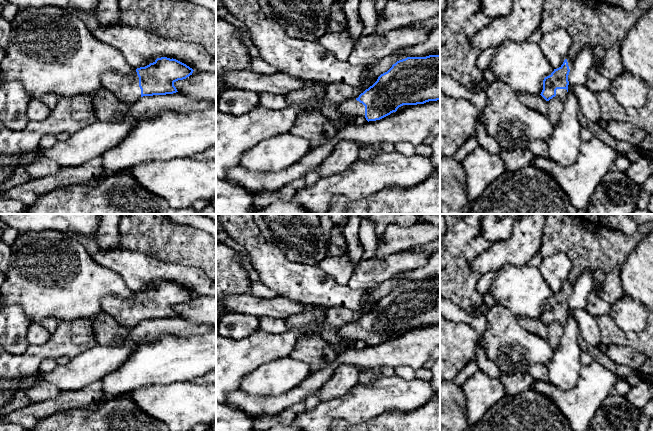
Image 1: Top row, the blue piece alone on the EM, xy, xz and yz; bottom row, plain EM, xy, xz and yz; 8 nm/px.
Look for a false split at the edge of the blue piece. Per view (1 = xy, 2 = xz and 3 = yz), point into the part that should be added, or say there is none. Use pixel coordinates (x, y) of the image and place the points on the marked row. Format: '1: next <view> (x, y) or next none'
1: next xy (126, 87)
2: next xz (352, 108)
3: next yz (561, 93)

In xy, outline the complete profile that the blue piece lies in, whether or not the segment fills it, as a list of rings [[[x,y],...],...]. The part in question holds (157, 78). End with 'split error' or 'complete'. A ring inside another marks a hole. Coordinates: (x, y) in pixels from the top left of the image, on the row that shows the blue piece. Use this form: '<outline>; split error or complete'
[[[161,57],[145,67],[135,69],[130,75],[105,72],[102,76],[102,85],[120,100],[134,103],[143,96],[178,92],[174,83],[186,79],[193,71],[176,59]]]; split error

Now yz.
[[[565,59],[563,64],[554,69],[554,71],[543,80],[543,90],[541,96],[549,101],[553,97],[557,96],[561,100],[565,100],[568,92],[568,75],[572,67],[572,62],[569,59]]]; split error

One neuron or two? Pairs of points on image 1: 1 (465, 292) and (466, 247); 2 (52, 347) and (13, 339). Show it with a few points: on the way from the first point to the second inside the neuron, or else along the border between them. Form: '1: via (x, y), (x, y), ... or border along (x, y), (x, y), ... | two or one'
1: via (464, 281), (464, 258) | one
2: border along (28, 344), (24, 352), (18, 354), (10, 353) | two

